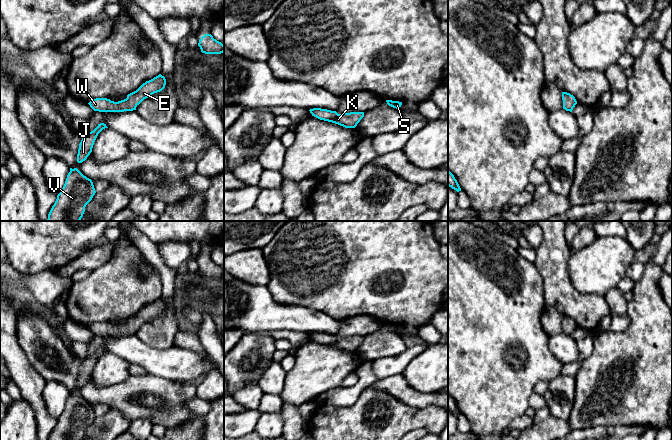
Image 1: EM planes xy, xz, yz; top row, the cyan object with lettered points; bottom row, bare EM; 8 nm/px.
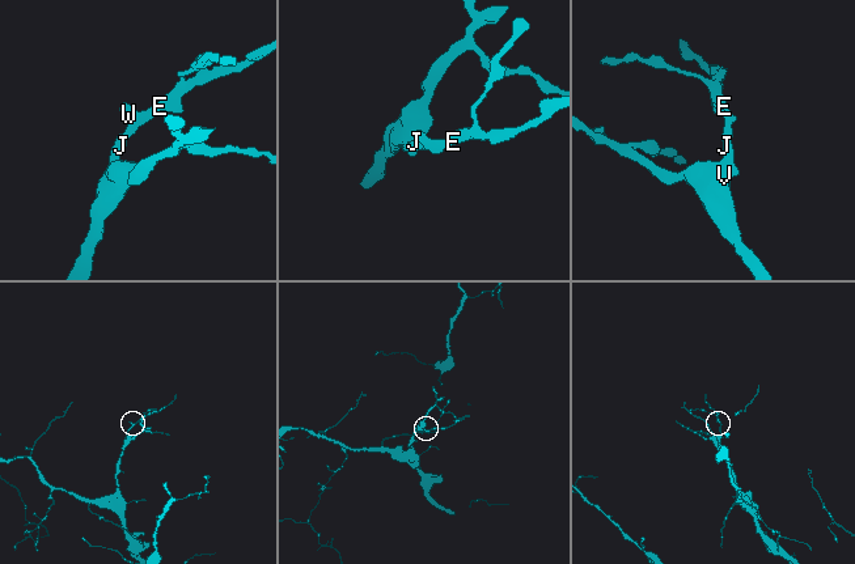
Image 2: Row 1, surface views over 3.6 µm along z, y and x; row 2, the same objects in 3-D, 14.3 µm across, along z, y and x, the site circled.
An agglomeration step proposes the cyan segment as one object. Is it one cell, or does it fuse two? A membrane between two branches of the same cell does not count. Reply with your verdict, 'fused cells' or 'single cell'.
single cell

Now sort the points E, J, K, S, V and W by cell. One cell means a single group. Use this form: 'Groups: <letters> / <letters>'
Groups: E J K S V W

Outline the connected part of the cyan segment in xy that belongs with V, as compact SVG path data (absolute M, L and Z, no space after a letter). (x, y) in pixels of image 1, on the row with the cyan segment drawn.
M70 168L65 184L48 214L47 221L80 221L86 205L95 193L92 180L84 176L77 168Z

